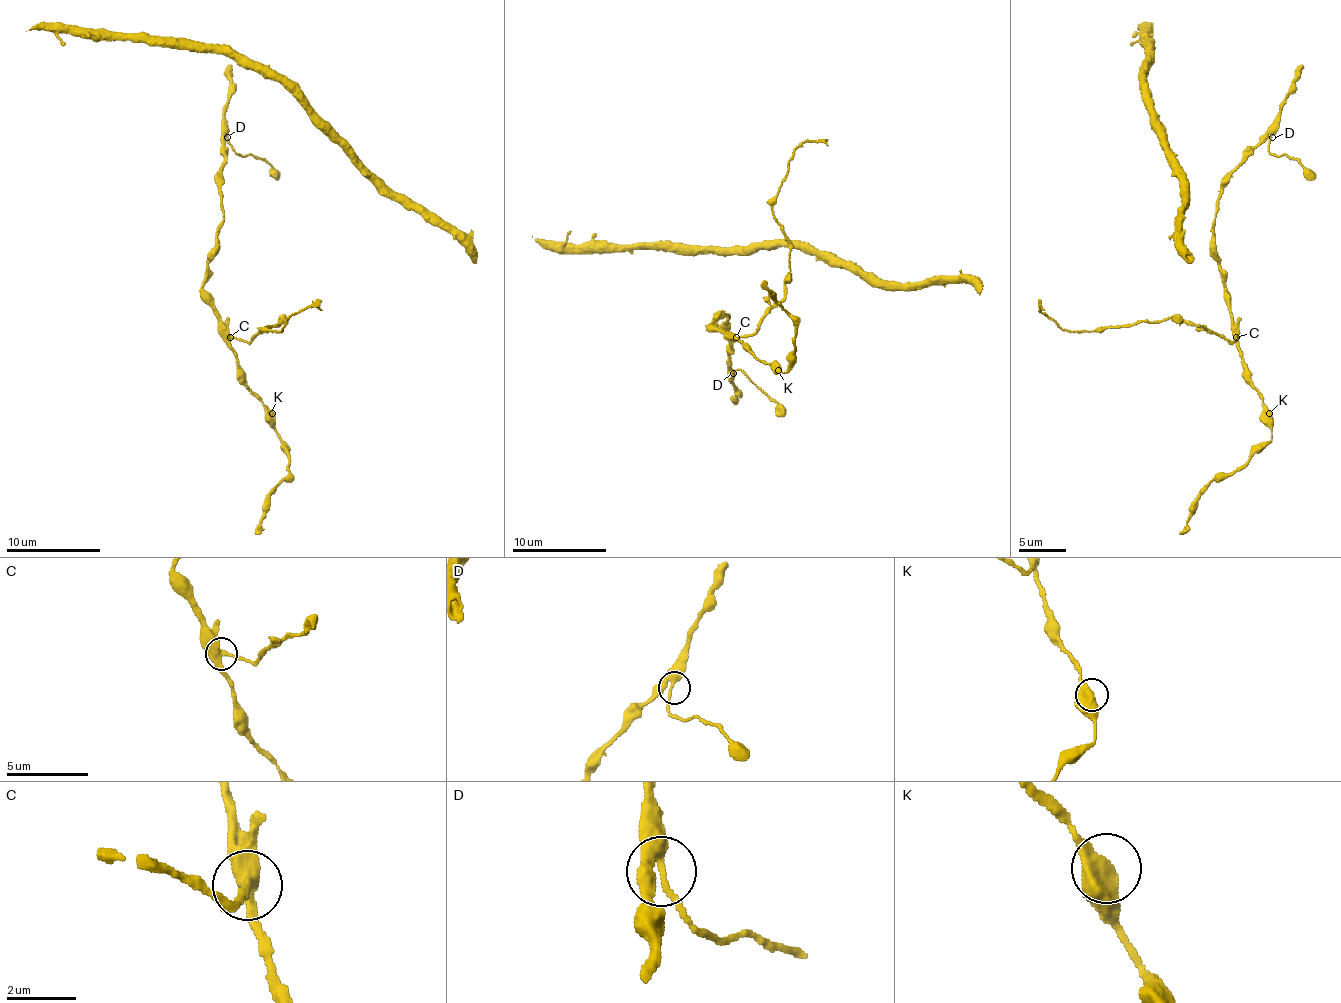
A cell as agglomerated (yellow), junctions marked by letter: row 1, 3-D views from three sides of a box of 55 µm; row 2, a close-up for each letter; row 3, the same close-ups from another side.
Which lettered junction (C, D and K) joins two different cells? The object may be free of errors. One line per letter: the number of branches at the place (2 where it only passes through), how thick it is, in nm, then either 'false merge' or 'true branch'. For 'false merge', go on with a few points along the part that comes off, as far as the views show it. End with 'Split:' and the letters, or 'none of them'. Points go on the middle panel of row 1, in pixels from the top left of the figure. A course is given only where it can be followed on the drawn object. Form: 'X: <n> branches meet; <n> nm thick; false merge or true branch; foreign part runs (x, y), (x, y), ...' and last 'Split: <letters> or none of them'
C: 3 branches meet; 400 nm thick; false merge; foreign part runs (735, 338), (754, 333), (785, 295), (789, 239), (773, 213), (773, 199), (787, 163), (803, 142), (827, 140)
D: 3 branches meet; 320 nm thick; true branch
K: 3 branches meet; 440 nm thick; true branch
Split: C

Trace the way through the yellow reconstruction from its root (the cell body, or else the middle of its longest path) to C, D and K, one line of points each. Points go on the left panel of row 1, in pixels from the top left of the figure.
C: (220, 177), (222, 225), (217, 234), (217, 253), (208, 265), (203, 300), (213, 309), (217, 326), (229, 338)
D: (220, 177), (227, 137)
K: (220, 177), (222, 225), (203, 300), (236, 359), (236, 378), (272, 413)

